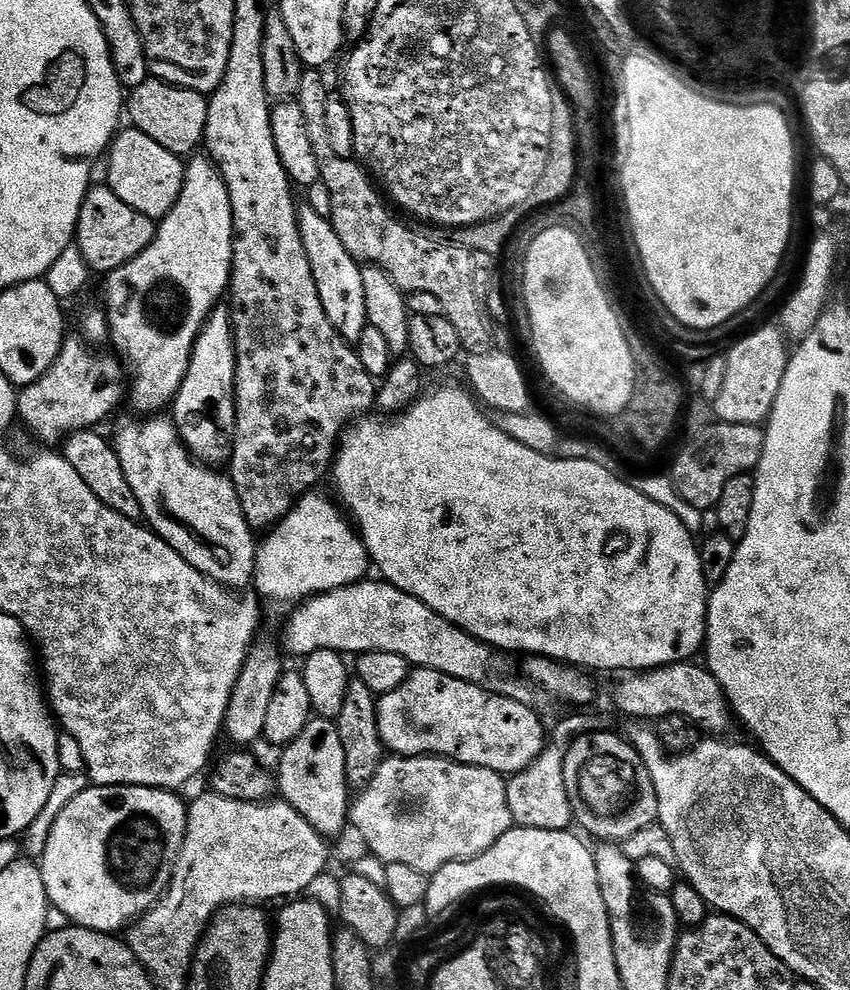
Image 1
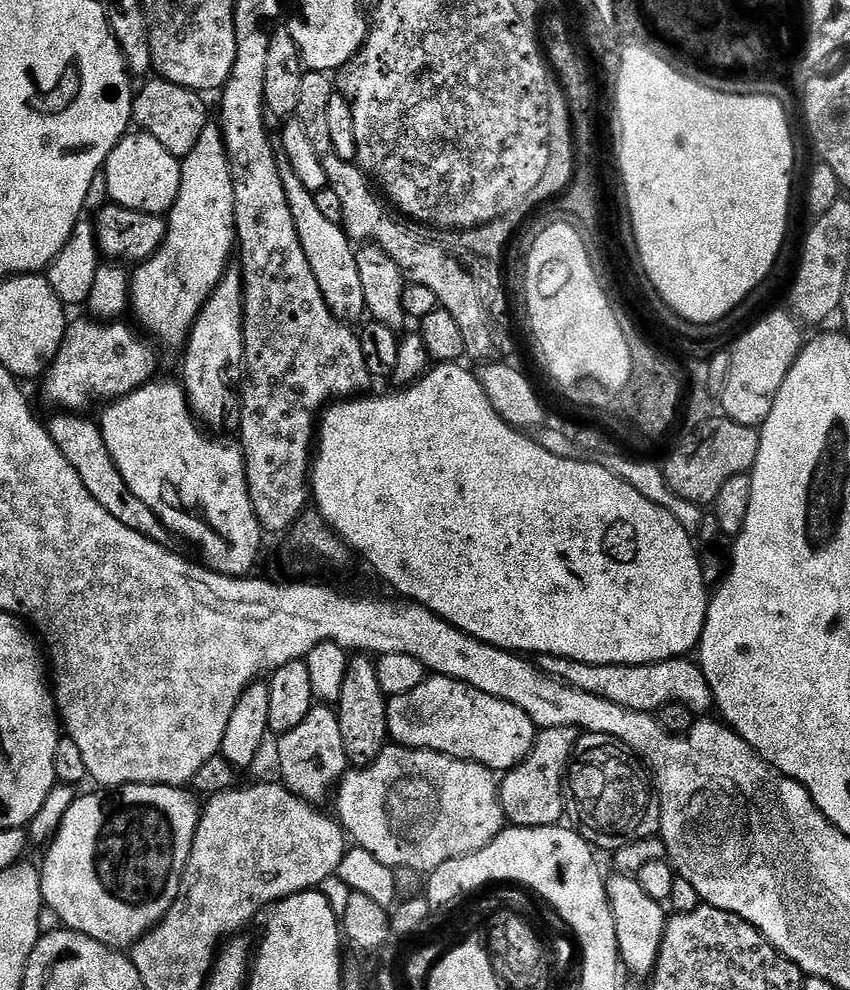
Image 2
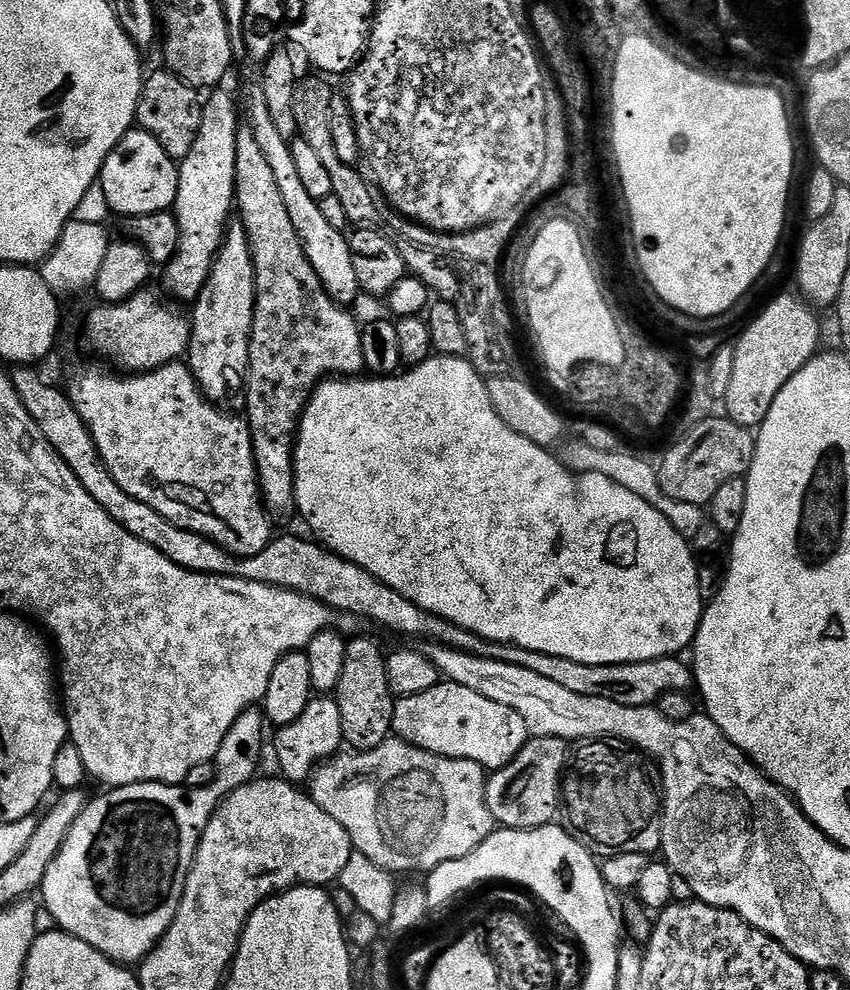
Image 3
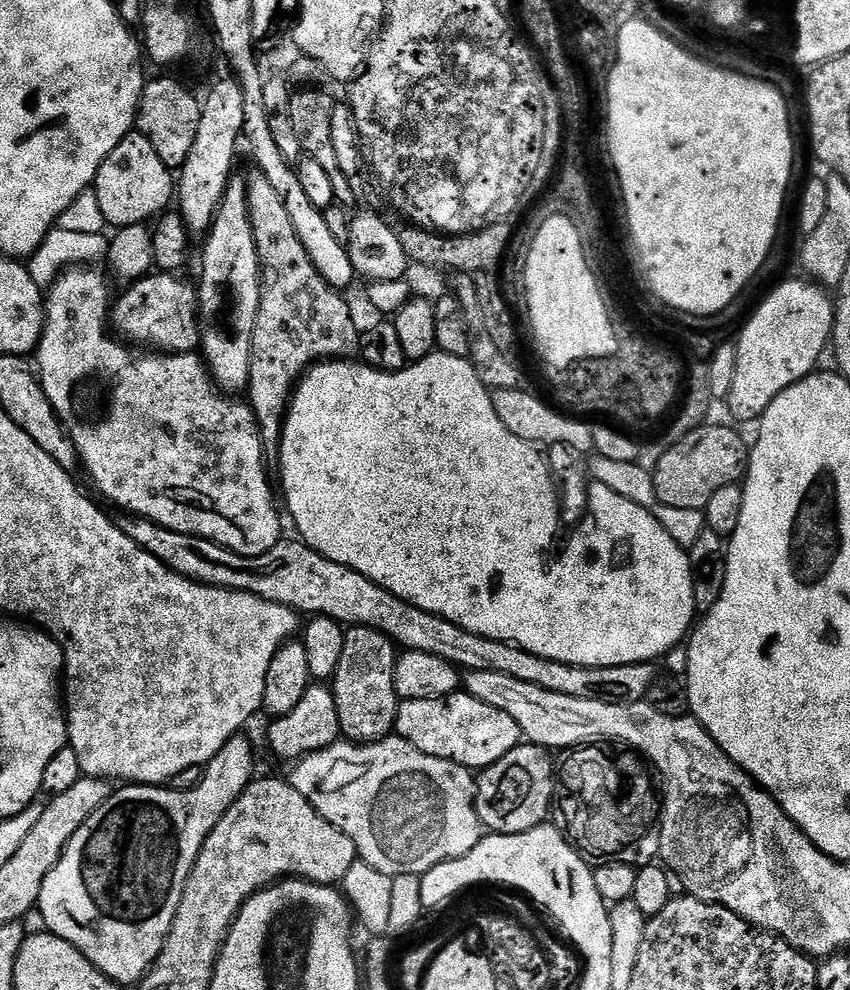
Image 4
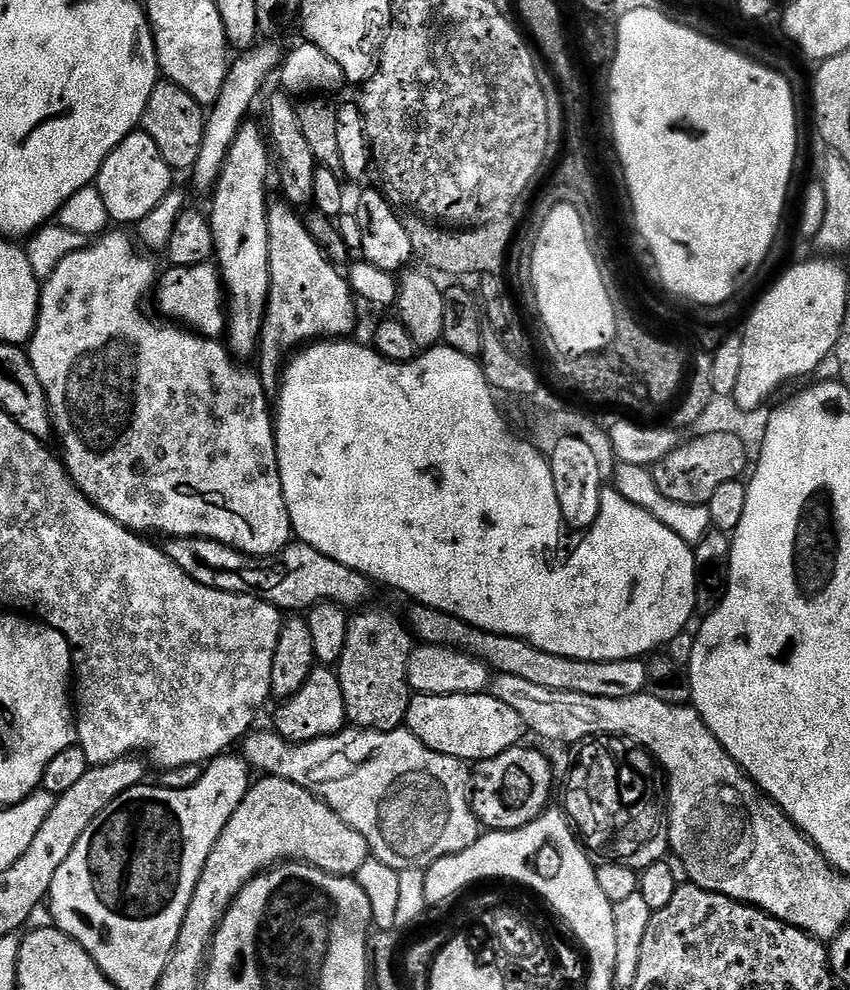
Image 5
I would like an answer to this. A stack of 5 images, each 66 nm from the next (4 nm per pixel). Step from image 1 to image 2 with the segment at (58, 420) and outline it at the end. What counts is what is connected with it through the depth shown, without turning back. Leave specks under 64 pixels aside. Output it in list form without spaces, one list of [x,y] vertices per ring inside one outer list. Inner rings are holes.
[[[87,319],[69,323],[62,346],[42,377],[45,402],[68,414],[83,413],[95,400],[119,400],[157,375],[153,345],[144,344],[145,337],[131,323]]]

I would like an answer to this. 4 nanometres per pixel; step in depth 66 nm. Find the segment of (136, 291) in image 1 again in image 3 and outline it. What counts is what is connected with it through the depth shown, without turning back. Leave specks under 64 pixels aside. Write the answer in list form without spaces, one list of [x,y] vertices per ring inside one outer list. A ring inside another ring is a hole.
[[[216,90],[212,96],[203,101],[202,126],[198,126],[198,138],[194,138],[194,146],[190,154],[179,161],[180,181],[178,182],[178,198],[174,205],[174,215],[178,222],[180,231],[180,245],[176,255],[163,265],[164,288],[176,300],[188,300],[195,302],[200,296],[202,286],[210,274],[212,264],[216,261],[218,250],[224,241],[225,231],[230,223],[230,217],[234,212],[234,201],[236,198],[236,131],[240,127],[236,100],[228,92]]]

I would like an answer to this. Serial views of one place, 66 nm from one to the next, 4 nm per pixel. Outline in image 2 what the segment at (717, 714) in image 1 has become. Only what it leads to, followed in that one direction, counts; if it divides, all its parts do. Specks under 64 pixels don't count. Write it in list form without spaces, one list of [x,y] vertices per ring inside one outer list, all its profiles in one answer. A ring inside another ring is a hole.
[[[540,656],[538,667],[555,680],[563,680],[586,694],[606,698],[606,702],[614,702],[626,710],[654,714],[667,704],[681,704],[693,714],[708,714],[714,708],[712,691],[704,672],[692,658],[663,660],[657,664],[587,664],[561,656]]]

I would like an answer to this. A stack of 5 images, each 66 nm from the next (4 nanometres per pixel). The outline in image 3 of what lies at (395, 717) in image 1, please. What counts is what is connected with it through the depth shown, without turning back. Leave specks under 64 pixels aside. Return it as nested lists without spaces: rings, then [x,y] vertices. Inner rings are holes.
[[[451,682],[436,684],[422,694],[399,697],[394,706],[392,730],[399,739],[416,748],[451,760],[478,762],[485,770],[506,766],[530,739],[522,714]]]

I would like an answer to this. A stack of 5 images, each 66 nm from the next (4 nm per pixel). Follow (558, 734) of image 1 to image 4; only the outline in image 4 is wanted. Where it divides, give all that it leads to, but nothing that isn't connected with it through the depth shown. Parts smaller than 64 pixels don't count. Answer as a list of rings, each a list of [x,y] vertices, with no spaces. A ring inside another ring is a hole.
[[[521,742],[510,754],[506,754],[498,762],[494,762],[489,768],[483,769],[475,777],[476,781],[476,813],[480,816],[481,825],[489,833],[509,836],[510,834],[522,834],[531,828],[539,828],[549,819],[548,811],[554,808],[554,789],[558,784],[558,772],[552,769],[553,753],[546,748],[540,748],[536,744]]]

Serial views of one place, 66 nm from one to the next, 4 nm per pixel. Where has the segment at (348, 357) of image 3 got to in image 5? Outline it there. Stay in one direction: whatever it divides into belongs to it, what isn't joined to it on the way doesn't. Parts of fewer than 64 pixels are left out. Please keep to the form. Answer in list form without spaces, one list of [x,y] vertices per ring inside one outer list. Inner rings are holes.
[[[286,202],[269,203],[268,206],[268,245],[270,246],[270,290],[268,291],[268,309],[264,311],[264,322],[260,326],[258,345],[258,375],[265,393],[277,391],[282,375],[282,365],[297,350],[322,340],[339,340],[353,335],[356,328],[357,297],[352,294],[348,277],[340,272],[335,263],[329,260],[325,249],[312,237],[307,223],[296,217],[297,212]]]

